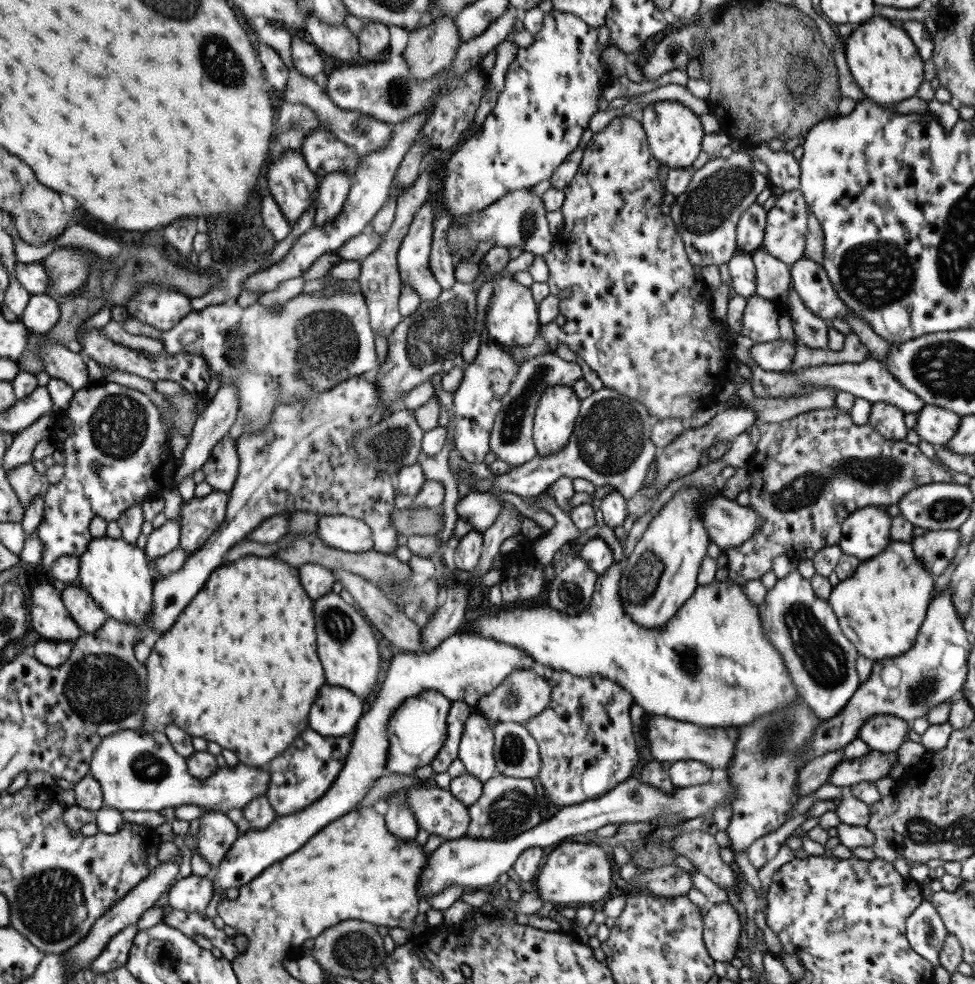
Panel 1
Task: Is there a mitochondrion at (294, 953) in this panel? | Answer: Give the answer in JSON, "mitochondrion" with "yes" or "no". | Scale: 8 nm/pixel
{"mitochondrion":"no"}

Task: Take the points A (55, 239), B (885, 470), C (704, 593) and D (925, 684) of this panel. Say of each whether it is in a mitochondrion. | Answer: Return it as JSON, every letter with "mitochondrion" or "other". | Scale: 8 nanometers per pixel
{"A":"other","B":"mitochondrion","C":"other","D":"mitochondrion"}

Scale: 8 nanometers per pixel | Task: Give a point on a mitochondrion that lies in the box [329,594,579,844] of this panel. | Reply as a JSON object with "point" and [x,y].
{"point":[514,808]}

